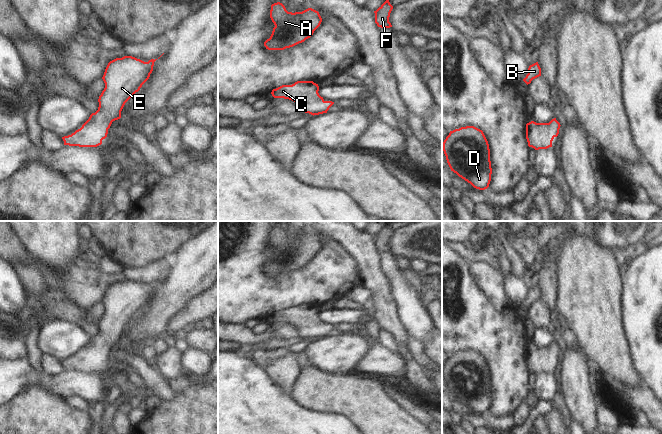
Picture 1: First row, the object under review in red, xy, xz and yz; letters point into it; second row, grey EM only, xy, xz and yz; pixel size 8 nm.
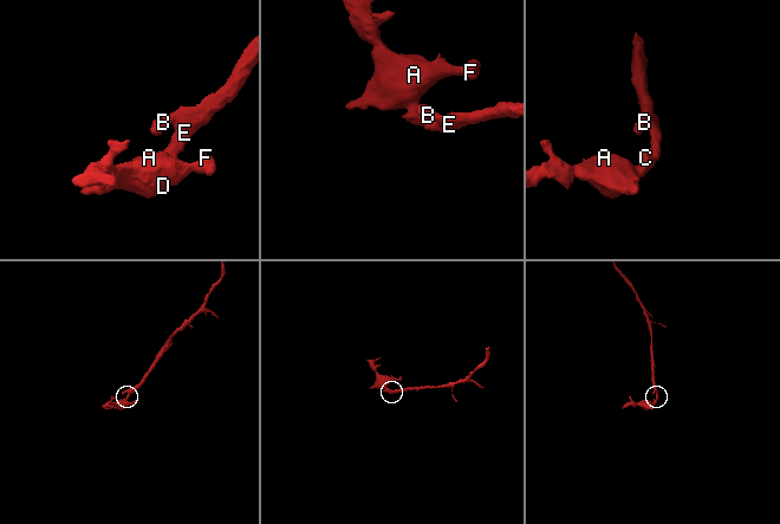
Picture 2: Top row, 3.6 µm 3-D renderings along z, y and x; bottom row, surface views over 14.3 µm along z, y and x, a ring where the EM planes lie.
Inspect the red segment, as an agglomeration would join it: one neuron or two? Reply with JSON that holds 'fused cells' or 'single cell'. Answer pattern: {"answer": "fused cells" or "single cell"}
{"answer": "single cell"}

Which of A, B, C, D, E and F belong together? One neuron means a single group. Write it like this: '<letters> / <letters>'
A B C D E F

